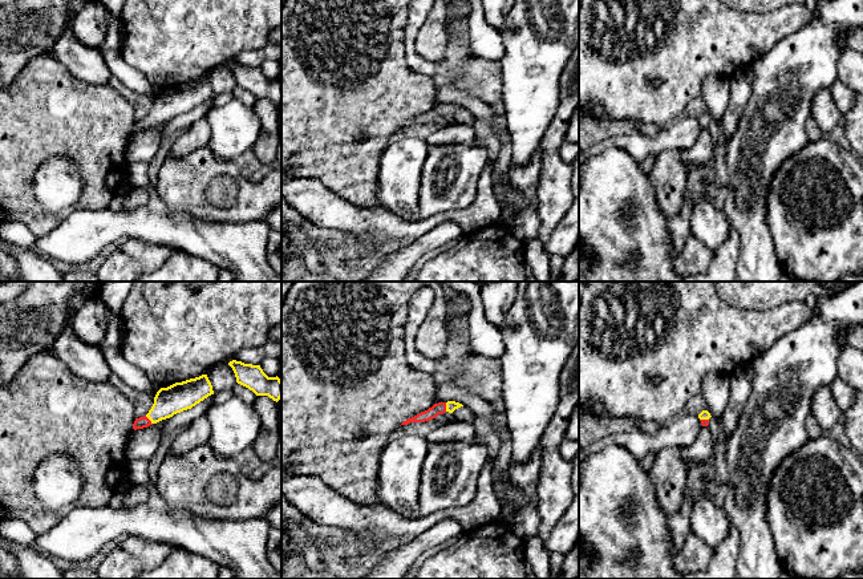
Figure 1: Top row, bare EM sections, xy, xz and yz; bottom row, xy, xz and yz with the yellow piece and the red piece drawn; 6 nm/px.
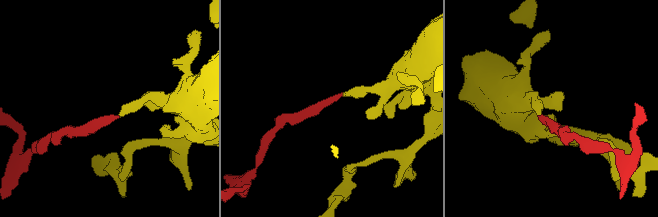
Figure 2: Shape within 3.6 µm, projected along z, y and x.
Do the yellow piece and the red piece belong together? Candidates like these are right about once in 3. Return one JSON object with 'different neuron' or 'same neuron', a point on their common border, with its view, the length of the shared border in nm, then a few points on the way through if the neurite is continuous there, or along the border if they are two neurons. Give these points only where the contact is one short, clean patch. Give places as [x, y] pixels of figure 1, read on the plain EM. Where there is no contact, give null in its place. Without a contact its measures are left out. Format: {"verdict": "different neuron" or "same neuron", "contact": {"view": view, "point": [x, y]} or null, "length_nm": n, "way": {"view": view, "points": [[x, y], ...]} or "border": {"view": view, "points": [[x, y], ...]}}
{"verdict": "same neuron", "contact": {"view": "xz", "point": [446, 109]}, "length_nm": 60, "way": {"view": "xz", "points": [[450, 108], [446, 109], [440, 110]]}}

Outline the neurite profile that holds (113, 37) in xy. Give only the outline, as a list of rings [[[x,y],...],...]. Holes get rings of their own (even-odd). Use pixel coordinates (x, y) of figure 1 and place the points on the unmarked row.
[[[106,11],[106,36],[101,52],[118,50],[122,40],[121,19]]]

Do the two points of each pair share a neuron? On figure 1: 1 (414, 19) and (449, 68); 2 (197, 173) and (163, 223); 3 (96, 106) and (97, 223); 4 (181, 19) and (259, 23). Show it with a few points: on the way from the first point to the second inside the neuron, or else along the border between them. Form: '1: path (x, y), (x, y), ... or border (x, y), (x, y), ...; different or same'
1: path (410, 37), (410, 53), (424, 67), (430, 68); same
2: border (154, 191), (171, 209), (183, 210), (202, 221); different
3: border (108, 207), (75, 209), (67, 217); different
4: path (201, 23), (239, 23); same

